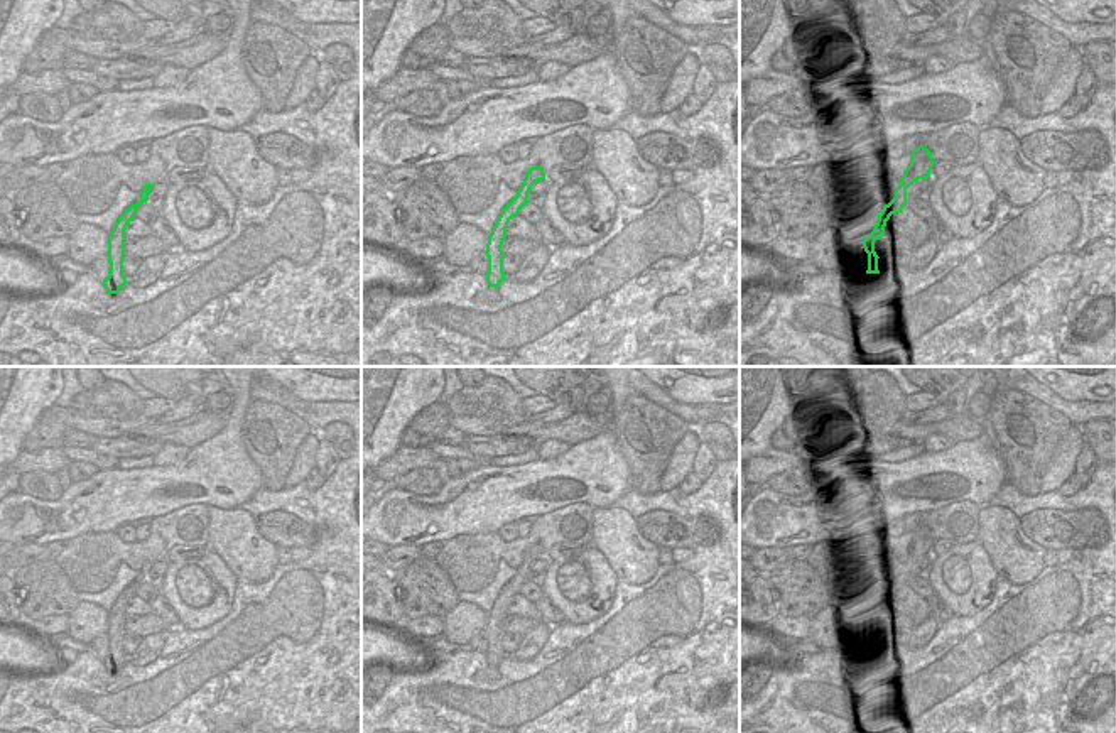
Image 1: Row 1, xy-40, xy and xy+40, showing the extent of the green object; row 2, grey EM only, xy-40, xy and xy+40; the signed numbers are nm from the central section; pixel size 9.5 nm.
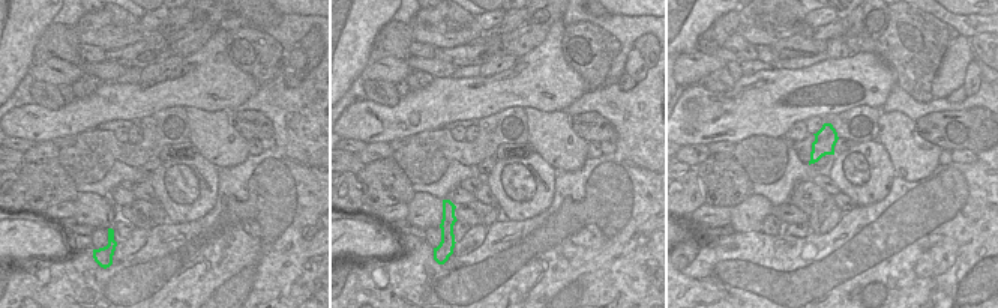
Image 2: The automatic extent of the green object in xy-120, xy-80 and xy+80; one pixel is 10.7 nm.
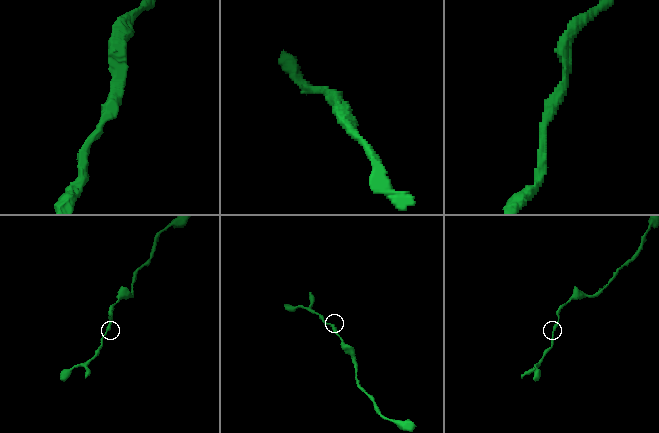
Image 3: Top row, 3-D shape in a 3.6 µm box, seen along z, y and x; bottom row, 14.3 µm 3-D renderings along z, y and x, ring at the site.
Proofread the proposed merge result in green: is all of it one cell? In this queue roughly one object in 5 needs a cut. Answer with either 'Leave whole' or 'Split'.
Leave whole.

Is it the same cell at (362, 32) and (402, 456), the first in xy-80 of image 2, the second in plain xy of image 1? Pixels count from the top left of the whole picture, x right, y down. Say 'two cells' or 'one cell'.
two cells

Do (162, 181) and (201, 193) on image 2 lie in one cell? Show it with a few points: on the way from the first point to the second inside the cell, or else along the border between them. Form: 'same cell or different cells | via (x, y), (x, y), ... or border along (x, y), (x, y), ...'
same cell | via (171, 182), (192, 193)

